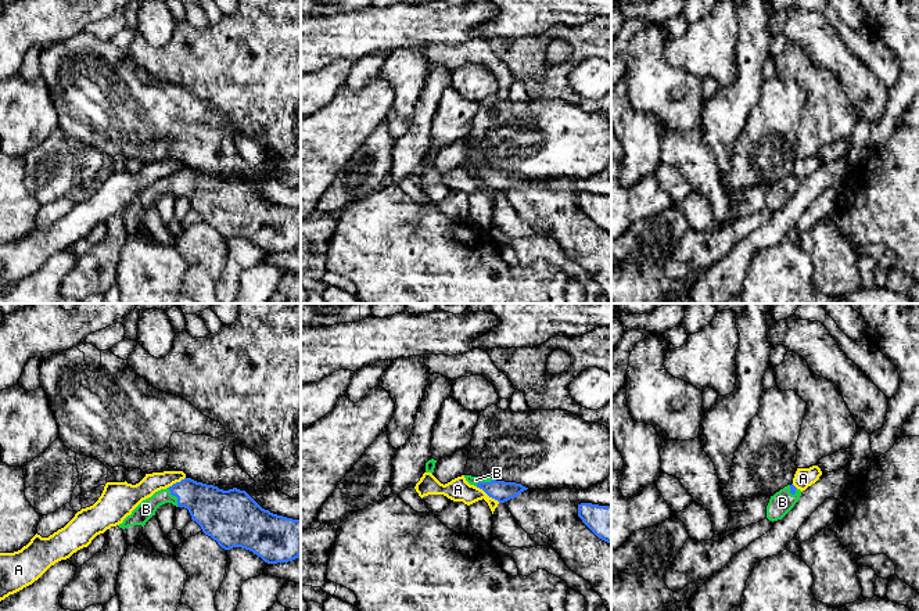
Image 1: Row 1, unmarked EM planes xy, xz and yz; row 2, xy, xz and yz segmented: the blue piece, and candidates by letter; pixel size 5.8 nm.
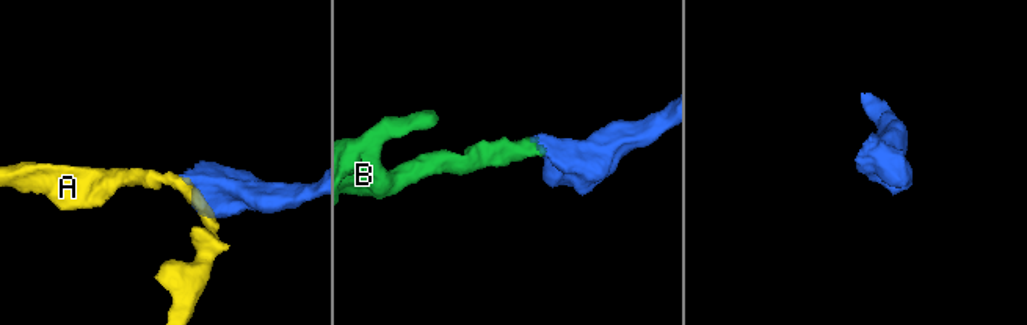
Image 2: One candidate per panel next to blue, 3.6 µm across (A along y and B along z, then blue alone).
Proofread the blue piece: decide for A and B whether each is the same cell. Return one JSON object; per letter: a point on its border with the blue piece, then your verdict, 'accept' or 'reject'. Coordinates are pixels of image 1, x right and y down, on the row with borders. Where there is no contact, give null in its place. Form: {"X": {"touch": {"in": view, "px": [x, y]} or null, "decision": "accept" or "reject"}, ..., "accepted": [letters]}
{"A": {"touch": {"in": "xz", "px": [488, 495]}, "decision": "reject"}, "B": {"touch": {"in": "xy", "px": [175, 495]}, "decision": "accept"}, "accepted": ["B"]}

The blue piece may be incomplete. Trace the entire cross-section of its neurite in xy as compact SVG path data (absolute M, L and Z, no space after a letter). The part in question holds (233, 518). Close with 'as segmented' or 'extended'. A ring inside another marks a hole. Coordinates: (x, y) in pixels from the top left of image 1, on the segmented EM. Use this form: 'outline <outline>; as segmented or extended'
outline M184 478L143 500L118 526L144 526L159 506L172 503L189 510L202 532L230 550L241 547L268 564L301 556L301 521L262 508L245 490L223 490Z; extended

